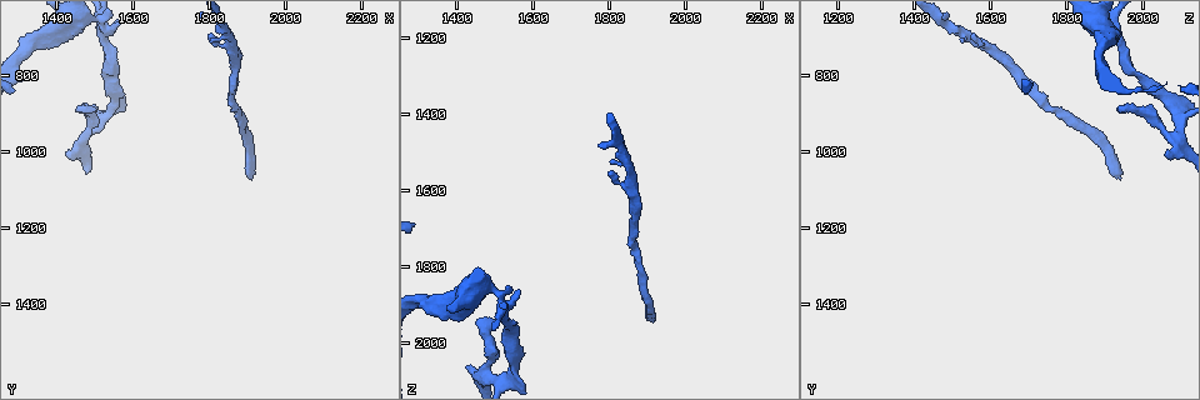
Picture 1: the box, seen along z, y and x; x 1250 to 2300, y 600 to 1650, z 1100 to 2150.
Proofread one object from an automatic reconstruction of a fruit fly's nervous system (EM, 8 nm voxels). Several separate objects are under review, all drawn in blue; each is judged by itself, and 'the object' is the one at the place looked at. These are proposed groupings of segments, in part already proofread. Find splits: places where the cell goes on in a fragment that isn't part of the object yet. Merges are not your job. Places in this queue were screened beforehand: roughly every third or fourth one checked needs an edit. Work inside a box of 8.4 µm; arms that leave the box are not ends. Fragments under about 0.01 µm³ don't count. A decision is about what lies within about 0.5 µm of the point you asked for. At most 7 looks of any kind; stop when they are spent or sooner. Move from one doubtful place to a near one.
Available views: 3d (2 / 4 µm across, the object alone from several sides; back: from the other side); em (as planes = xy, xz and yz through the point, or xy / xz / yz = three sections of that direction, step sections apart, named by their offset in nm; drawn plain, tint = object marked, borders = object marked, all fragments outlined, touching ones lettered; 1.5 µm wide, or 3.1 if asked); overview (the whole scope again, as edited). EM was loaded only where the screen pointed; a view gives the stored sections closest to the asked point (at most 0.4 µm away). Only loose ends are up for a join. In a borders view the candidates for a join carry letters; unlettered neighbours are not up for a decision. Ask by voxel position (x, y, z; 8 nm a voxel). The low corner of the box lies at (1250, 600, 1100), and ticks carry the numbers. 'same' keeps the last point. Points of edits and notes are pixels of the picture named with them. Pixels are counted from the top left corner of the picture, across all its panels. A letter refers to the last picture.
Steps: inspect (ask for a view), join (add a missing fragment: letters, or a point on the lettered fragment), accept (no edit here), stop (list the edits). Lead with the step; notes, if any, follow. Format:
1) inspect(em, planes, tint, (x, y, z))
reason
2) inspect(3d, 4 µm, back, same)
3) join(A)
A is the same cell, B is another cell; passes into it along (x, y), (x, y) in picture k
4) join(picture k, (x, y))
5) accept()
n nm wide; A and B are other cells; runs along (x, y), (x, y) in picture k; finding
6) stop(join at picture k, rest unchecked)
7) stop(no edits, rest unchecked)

inspect(3d, 4 µm, (1910, 1070, 1940))
branch stops here

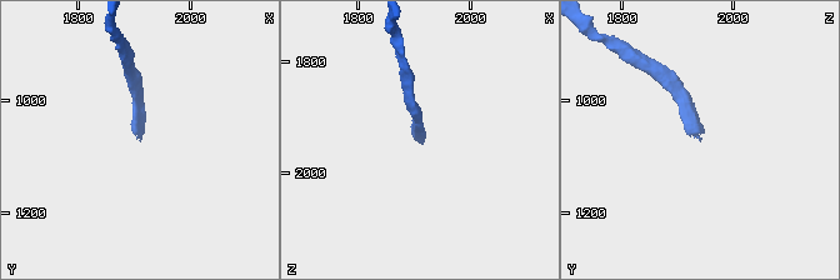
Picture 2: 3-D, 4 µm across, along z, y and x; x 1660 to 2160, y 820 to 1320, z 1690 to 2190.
inspect(em, planes, borders, (1915, 1075, 1945))
shape alone is not enough

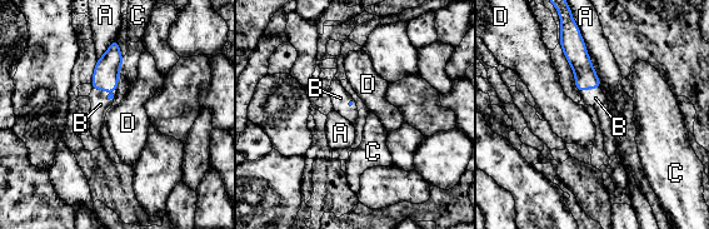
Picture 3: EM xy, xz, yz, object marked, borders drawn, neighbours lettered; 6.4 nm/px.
join(B)
B is the same cell, A, C and D are other cells; passes into it along (105, 75), (105, 89), (100, 104) in picture 3; it goes on there

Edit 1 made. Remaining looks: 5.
inspect(em, xy, step 8, tint, (1505, 885, 1940))

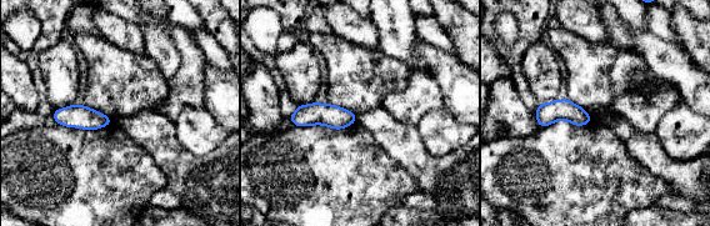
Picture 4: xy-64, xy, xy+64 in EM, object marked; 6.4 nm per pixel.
inspect(em, planes, borders, same)
cut it another way

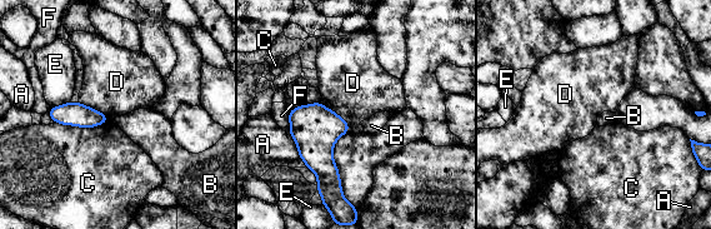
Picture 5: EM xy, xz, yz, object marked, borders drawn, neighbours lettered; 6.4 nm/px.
accept()
C touches over 360 nm; A, B, C, D, E and F are other cells; border along (320, 103), (335, 111), (349, 132) in picture 5; none of them fits

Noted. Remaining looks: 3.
inspect(em, planes, tint, (1800, 695, 1550))
tapers out

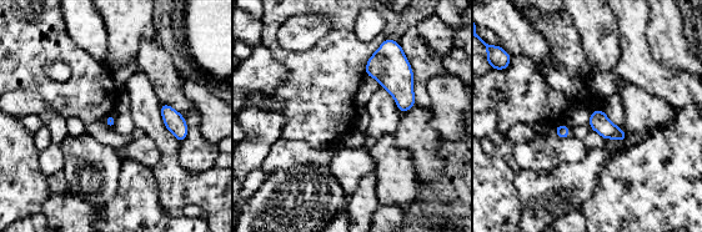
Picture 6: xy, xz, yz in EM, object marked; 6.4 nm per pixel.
inspect(em, planes, borders, same)

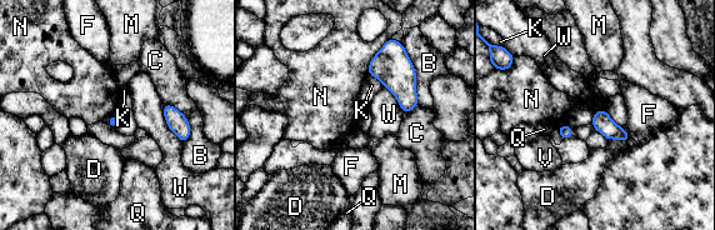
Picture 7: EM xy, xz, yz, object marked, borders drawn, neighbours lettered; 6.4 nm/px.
accept()
B, C, D, F, K, M, N, Q, V and W are other cells; no lettered fragment goes on from it

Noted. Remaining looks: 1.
stop(join at picture 3, rest unchecked)

